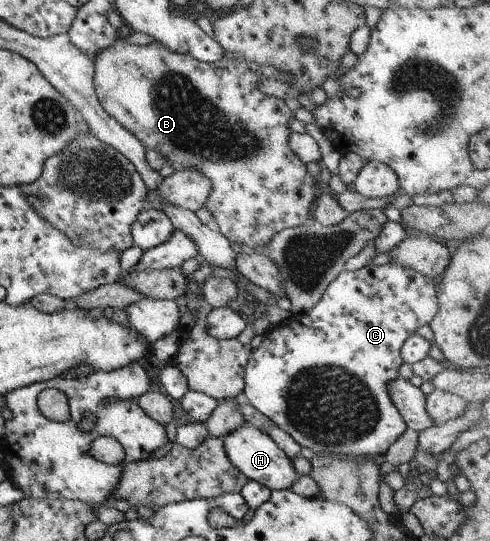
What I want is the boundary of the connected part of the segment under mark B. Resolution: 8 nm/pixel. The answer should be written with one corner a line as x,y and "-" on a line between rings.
117,39
113,44
91,57
94,57
92,83
101,108
125,130
128,130
145,148
150,148
152,151
163,155
166,162
175,171
184,168
197,169
198,172
202,172
211,181
212,187
203,207
213,215
218,231
229,242
235,242
240,246
251,246
251,248
255,248
255,246
265,247
269,239
280,230
301,226
310,219
311,208
316,198
313,183
317,178
307,173
305,163
295,156
295,153
288,148
286,143
286,136
289,132
286,123
288,123
289,119
293,119
292,111
288,110
283,99
263,94
265,86
258,87
258,84
262,85
262,83
265,84
265,82
269,81
269,70
273,66
247,61
239,62
225,58
212,63
204,63
195,60
192,56
168,51
155,42
138,46
121,42
121,39

